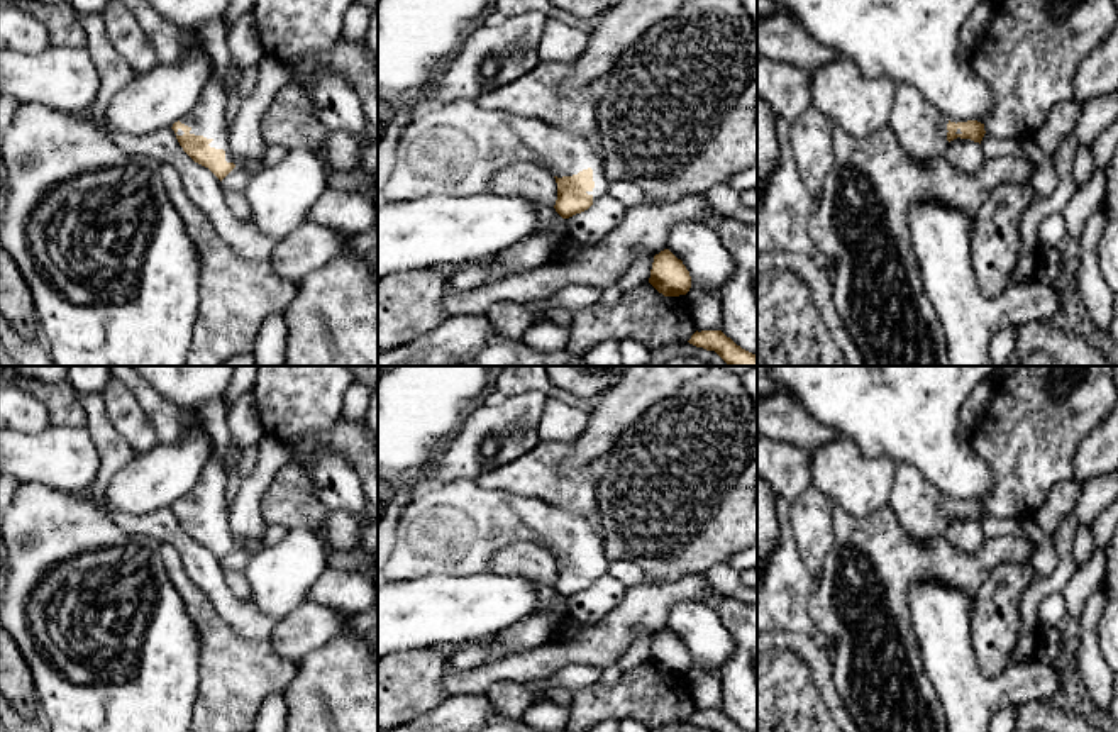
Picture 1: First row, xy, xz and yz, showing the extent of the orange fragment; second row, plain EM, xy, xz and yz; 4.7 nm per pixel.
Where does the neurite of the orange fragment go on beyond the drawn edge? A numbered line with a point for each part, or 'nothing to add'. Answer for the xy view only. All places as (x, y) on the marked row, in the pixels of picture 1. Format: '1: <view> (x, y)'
1: xy (207, 117)

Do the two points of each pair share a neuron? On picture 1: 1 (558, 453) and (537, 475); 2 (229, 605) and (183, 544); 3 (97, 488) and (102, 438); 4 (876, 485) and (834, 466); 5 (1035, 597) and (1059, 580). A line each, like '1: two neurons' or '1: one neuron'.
1: one neuron
2: one neuron
3: one neuron
4: one neuron
5: one neuron

